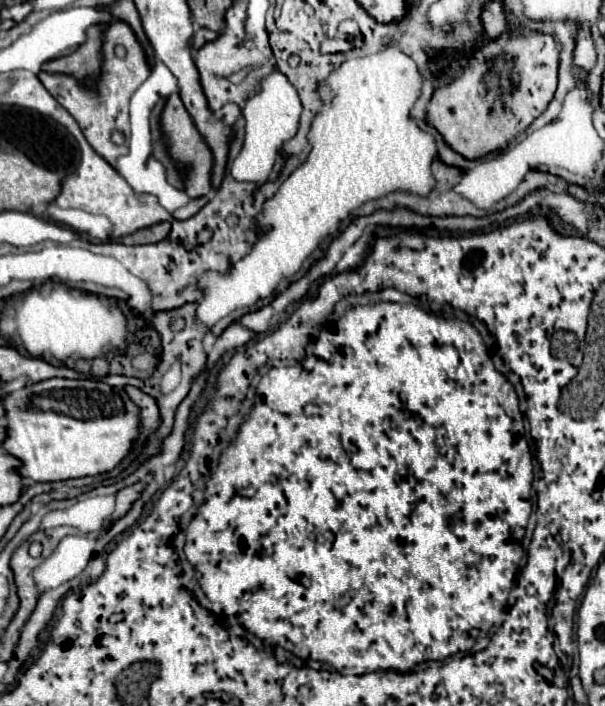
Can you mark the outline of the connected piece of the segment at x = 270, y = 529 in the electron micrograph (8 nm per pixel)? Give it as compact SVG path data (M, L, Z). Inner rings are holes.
M386 302L386 304L374 304L374 306L354 306L336 324L330 324L328 328L324 328L320 332L320 338L316 340L314 352L300 366L272 368L266 376L262 376L258 388L260 388L260 394L256 396L256 404L250 410L248 418L240 426L240 432L236 436L236 444L230 444L222 452L218 468L208 478L206 504L198 510L198 514L192 518L192 522L190 522L188 530L186 530L186 540L188 542L186 542L184 554L198 568L198 572L202 574L200 586L204 588L208 600L212 604L220 606L224 610L224 614L230 618L230 622L240 622L246 630L250 630L252 634L256 634L264 642L278 644L278 646L302 656L304 660L310 658L310 660L334 664L340 672L344 672L348 668L358 668L358 664L360 664L360 668L366 666L364 672L376 672L376 670L416 672L416 670L426 668L426 664L432 662L432 660L444 660L446 656L450 656L454 652L468 650L478 636L482 636L482 634L486 634L490 630L490 626L502 614L502 610L504 610L504 606L508 602L508 594L510 594L512 584L514 584L514 570L520 568L518 566L518 544L520 544L518 542L518 518L528 518L530 512L532 512L532 504L530 504L532 454L530 454L528 440L524 436L524 424L522 424L522 416L520 416L520 410L518 410L518 398L512 392L512 388L506 382L506 378L494 370L490 360L486 360L486 348L484 348L484 344L480 340L478 330L470 322L464 322L464 320L436 318L428 310L418 308L414 304Z

